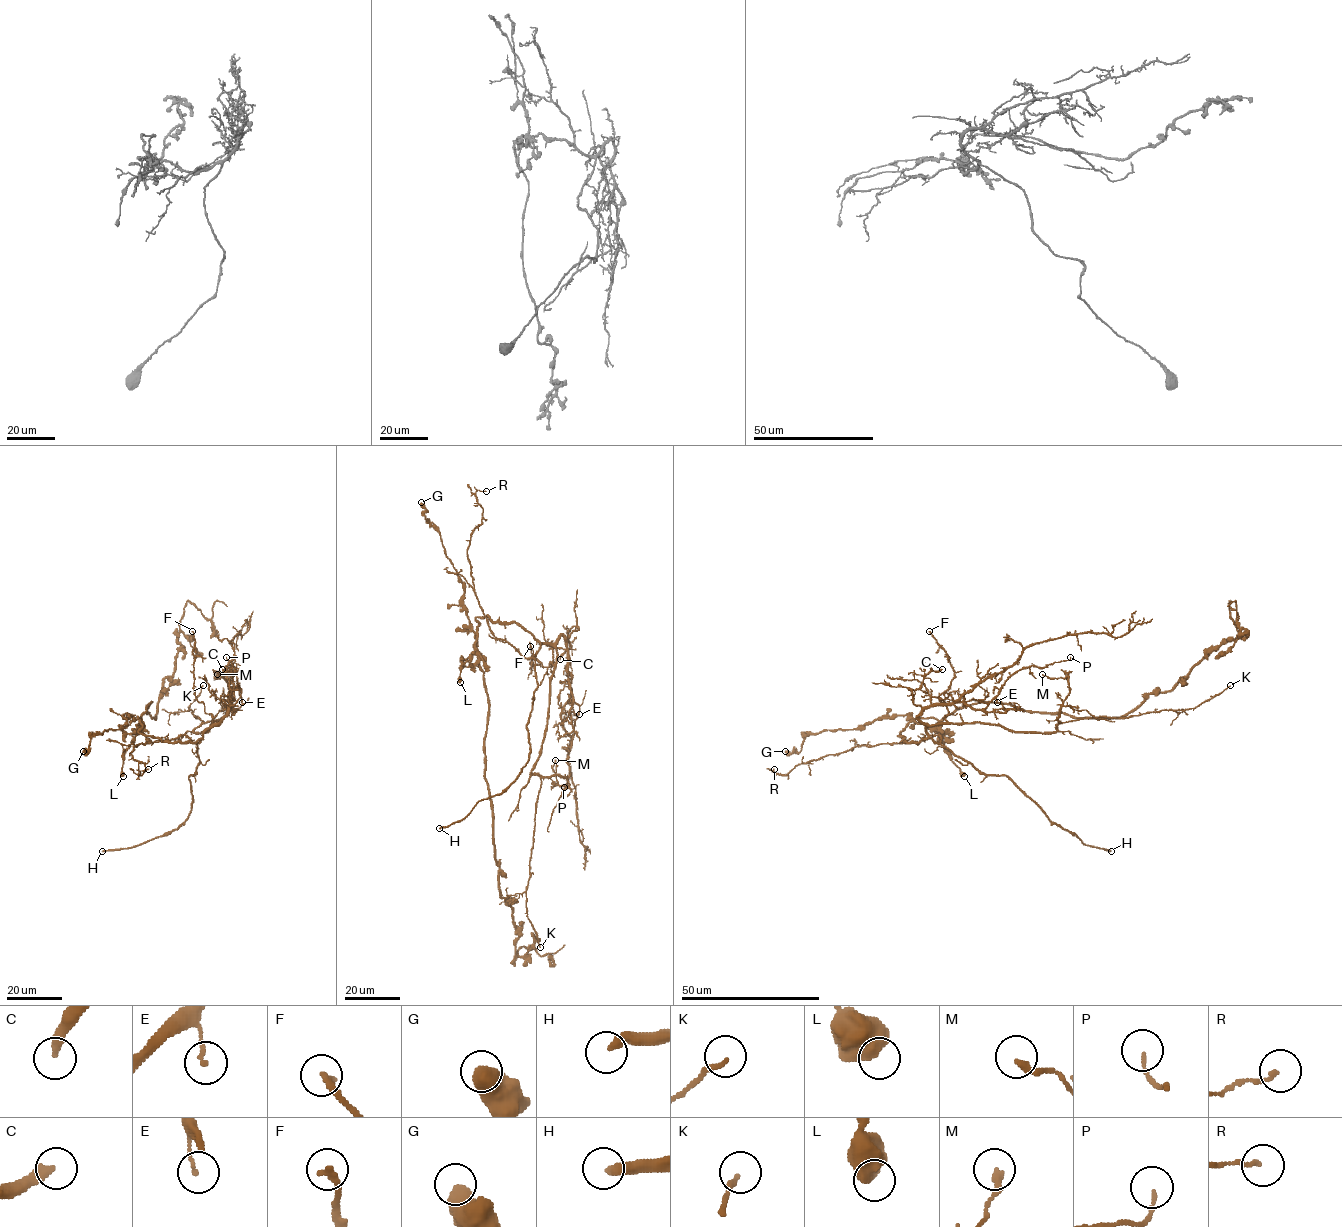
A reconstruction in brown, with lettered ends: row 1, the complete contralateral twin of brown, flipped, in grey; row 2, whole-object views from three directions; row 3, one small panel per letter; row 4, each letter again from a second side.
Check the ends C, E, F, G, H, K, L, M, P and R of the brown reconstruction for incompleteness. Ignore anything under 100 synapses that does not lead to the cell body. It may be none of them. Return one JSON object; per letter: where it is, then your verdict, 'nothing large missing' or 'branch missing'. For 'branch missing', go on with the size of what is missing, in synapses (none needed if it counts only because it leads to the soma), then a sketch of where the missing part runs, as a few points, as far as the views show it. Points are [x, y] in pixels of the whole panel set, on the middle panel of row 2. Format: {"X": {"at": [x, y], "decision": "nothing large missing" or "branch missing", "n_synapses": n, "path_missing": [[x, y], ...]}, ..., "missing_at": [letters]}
{"C": {"at": [560, 659], "decision": "nothing large missing"}, "E": {"at": [579, 714], "decision": "nothing large missing"}, "F": {"at": [530, 646], "decision": "nothing large missing"}, "G": {"at": [421, 502], "decision": "nothing large missing"}, "H": {"at": [439, 828], "decision": "branch missing", "path_missing": [[439, 828], [388, 874], [371, 899], [361, 903]]}, "K": {"at": [540, 947], "decision": "nothing large missing"}, "L": {"at": [460, 682], "decision": "nothing large missing"}, "M": {"at": [555, 760], "decision": "nothing large missing"}, "P": {"at": [564, 787], "decision": "nothing large missing"}, "R": {"at": [486, 491], "decision": "nothing large missing"}, "missing_at": ["H"]}

